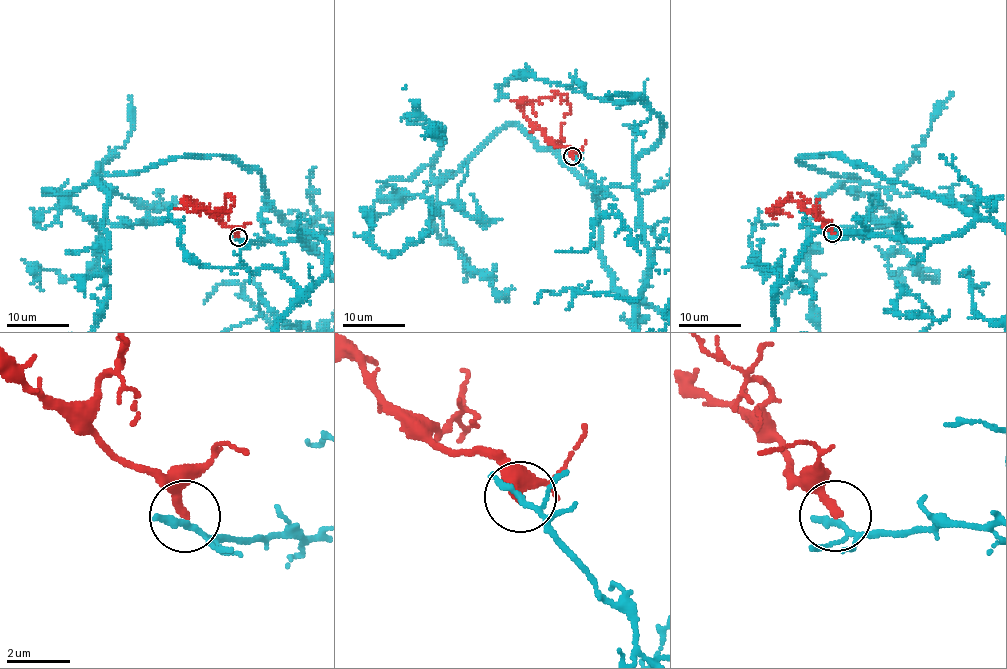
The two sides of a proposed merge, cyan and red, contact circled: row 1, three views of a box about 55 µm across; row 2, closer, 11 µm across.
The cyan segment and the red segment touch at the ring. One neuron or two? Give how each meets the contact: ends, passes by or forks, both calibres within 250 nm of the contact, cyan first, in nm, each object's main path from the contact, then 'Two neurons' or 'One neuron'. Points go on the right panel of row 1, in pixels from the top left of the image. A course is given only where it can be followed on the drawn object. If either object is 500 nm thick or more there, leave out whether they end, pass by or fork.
At the ring cyan passes by. At the ring red ends. Thickness 190 nm (cyan) against 280 nm. Course of cyan: (832, 234), (975, 217), (798, 159), (857, 177), (807, 223). Course of red: (832, 234), (794, 200), (788, 199), (777, 205), (772, 214), (769, 213), (792, 192). Two neurons

